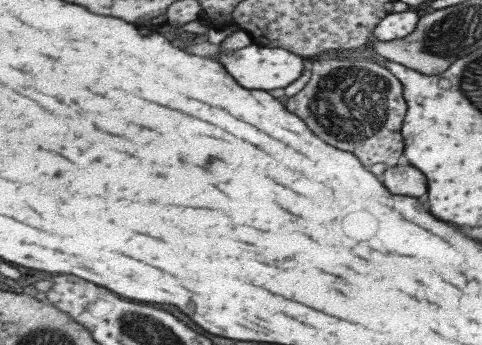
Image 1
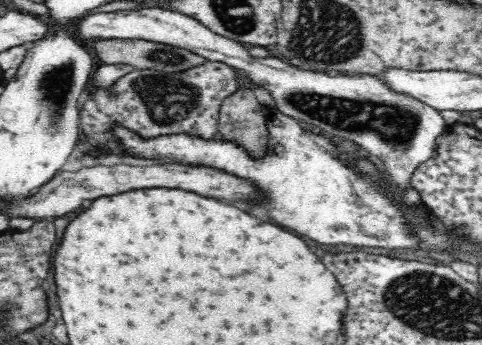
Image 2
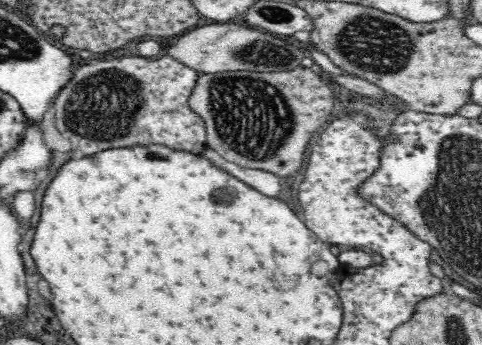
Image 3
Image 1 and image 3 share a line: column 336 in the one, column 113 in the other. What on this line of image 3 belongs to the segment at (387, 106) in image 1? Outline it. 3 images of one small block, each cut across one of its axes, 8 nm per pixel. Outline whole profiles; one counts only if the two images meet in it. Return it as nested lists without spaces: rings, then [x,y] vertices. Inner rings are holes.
[[[172,54],[162,58],[128,56],[88,62],[76,70],[74,82],[56,98],[56,126],[72,142],[72,148],[84,156],[134,142],[160,142],[178,150],[204,154],[208,152],[204,122],[188,108],[198,74],[196,68]]]

